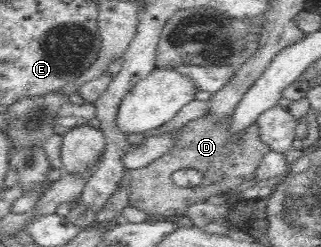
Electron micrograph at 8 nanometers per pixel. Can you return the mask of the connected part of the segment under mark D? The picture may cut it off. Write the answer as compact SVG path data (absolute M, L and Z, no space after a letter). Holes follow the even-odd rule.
M212 114L197 117L182 126L174 147L162 154L160 159L140 169L126 170L119 187L126 186L130 190L130 206L148 215L183 216L190 205L232 192L244 181L252 180L269 148L260 140L257 122L250 126L238 143L233 143L230 121L232 116L219 122L216 122ZM186 168L204 174L200 185L181 188L174 183L173 173Z

